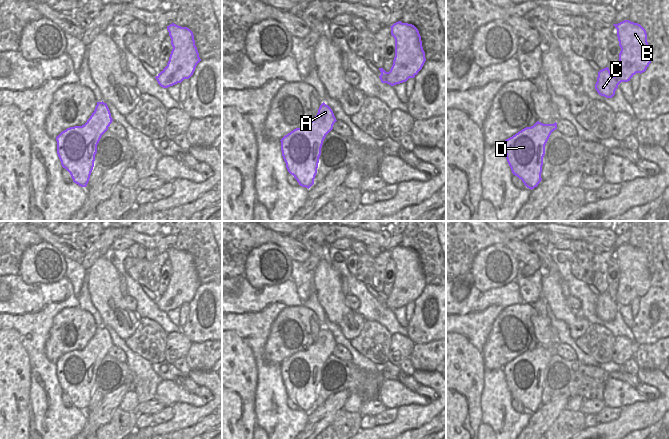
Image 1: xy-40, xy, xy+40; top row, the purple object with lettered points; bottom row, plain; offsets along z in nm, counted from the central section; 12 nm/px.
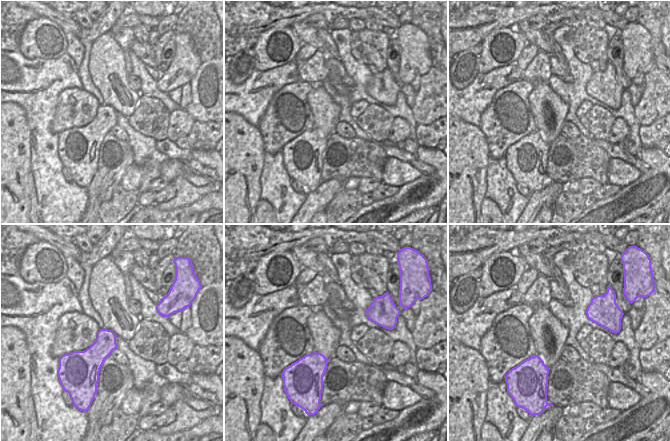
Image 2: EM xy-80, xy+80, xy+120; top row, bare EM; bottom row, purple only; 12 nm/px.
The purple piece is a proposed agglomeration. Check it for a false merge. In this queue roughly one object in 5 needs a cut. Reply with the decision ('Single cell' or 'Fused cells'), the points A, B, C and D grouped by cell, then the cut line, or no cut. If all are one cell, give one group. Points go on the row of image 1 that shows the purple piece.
Single cell. Groups: A B C D. No split.

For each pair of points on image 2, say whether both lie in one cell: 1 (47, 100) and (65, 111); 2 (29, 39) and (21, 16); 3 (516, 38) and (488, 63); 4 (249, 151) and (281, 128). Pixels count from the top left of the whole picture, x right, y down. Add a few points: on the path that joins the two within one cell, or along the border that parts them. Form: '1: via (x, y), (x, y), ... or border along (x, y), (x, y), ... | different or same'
1: border along (71, 88), (65, 88), (59, 94), (50, 129) | different
2: border along (39, 16), (27, 23), (21, 35), (19, 49) | different
3: via (503, 31), (492, 36), (488, 50) | same
4: border along (256, 127), (262, 138), (265, 151) | different

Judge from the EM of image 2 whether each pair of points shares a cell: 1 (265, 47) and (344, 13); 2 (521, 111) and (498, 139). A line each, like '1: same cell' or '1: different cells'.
1: different cells
2: same cell

